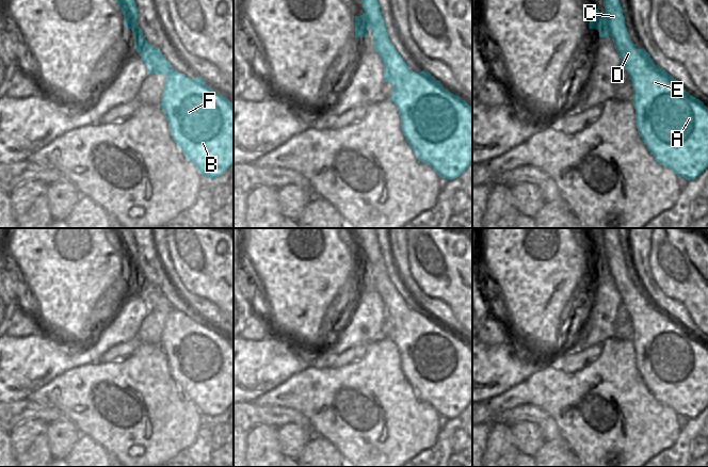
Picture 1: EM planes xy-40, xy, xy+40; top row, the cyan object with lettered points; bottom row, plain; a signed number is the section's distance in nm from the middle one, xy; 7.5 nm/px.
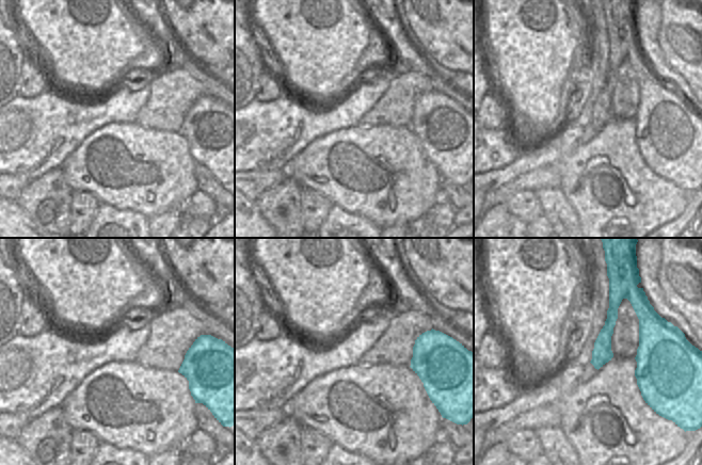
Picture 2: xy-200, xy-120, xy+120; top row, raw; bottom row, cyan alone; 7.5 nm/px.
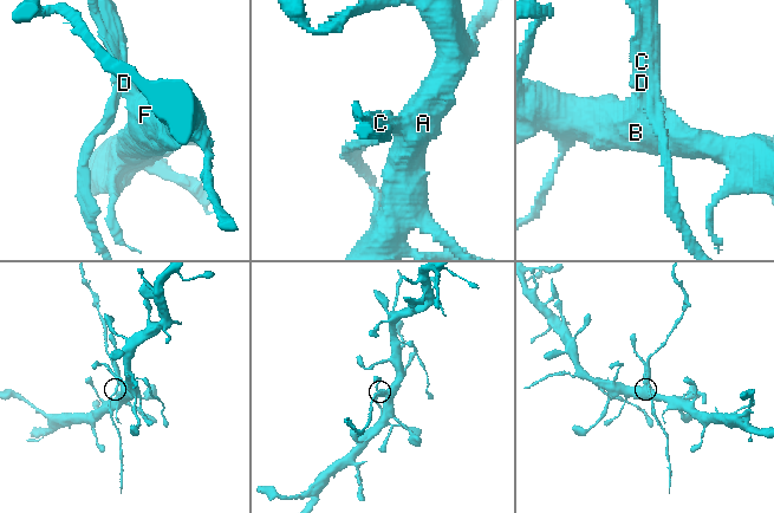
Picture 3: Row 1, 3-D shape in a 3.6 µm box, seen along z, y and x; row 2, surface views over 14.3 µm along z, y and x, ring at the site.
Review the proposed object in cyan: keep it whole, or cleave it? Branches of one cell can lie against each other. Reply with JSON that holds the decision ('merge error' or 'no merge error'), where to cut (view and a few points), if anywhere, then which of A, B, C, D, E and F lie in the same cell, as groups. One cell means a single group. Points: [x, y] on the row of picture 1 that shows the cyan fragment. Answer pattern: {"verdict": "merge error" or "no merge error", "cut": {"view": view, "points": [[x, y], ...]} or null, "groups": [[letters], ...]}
{"verdict": "merge error", "cut": {"view": "xy+40", "points": [[655, 64], [646, 73], [638, 73], [631, 82]]}, "groups": [["A", "B", "E", "F"], ["C", "D"]]}

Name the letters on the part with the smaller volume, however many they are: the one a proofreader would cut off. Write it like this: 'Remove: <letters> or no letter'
Remove: C, D

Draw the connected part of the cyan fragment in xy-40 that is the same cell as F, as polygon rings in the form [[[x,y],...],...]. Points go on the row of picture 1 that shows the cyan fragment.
[[[174,71],[166,76],[160,104],[171,130],[171,136],[202,176],[216,178],[234,164],[234,104],[211,90],[198,75],[191,80]]]

